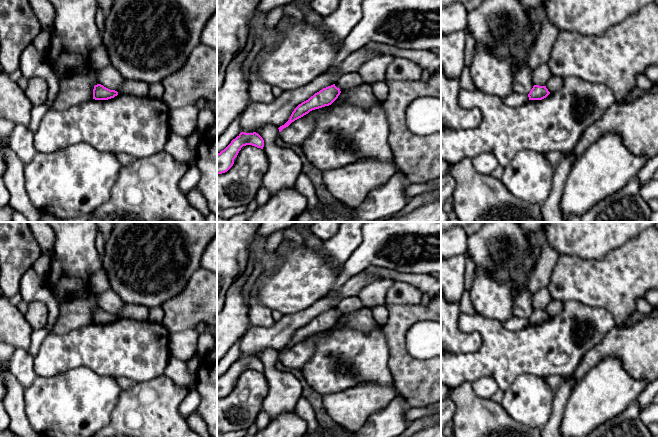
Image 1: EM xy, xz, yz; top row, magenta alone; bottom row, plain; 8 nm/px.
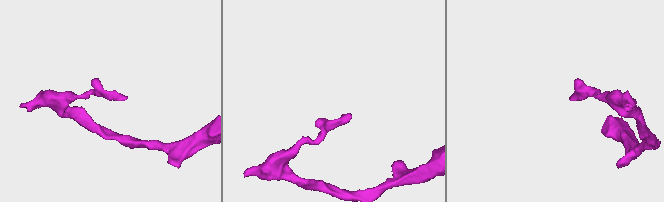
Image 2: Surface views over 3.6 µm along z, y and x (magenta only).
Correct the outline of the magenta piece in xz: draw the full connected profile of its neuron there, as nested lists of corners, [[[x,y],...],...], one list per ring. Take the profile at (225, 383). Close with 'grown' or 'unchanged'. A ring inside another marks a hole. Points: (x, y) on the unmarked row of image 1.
[[[241,356],[231,367],[217,378],[217,399],[227,396],[234,388],[234,383],[243,370],[252,369],[263,373],[264,364],[256,356]]] | unchanged

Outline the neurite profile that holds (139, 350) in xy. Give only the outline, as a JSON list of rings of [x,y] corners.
[[[119,317],[108,324],[92,323],[64,335],[50,333],[34,357],[34,369],[37,376],[51,377],[87,367],[102,376],[126,377],[135,383],[146,382],[164,375],[172,356],[169,341],[170,332],[162,323]]]

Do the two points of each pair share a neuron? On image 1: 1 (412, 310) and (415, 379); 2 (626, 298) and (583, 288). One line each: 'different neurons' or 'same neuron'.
1: same neuron
2: same neuron

